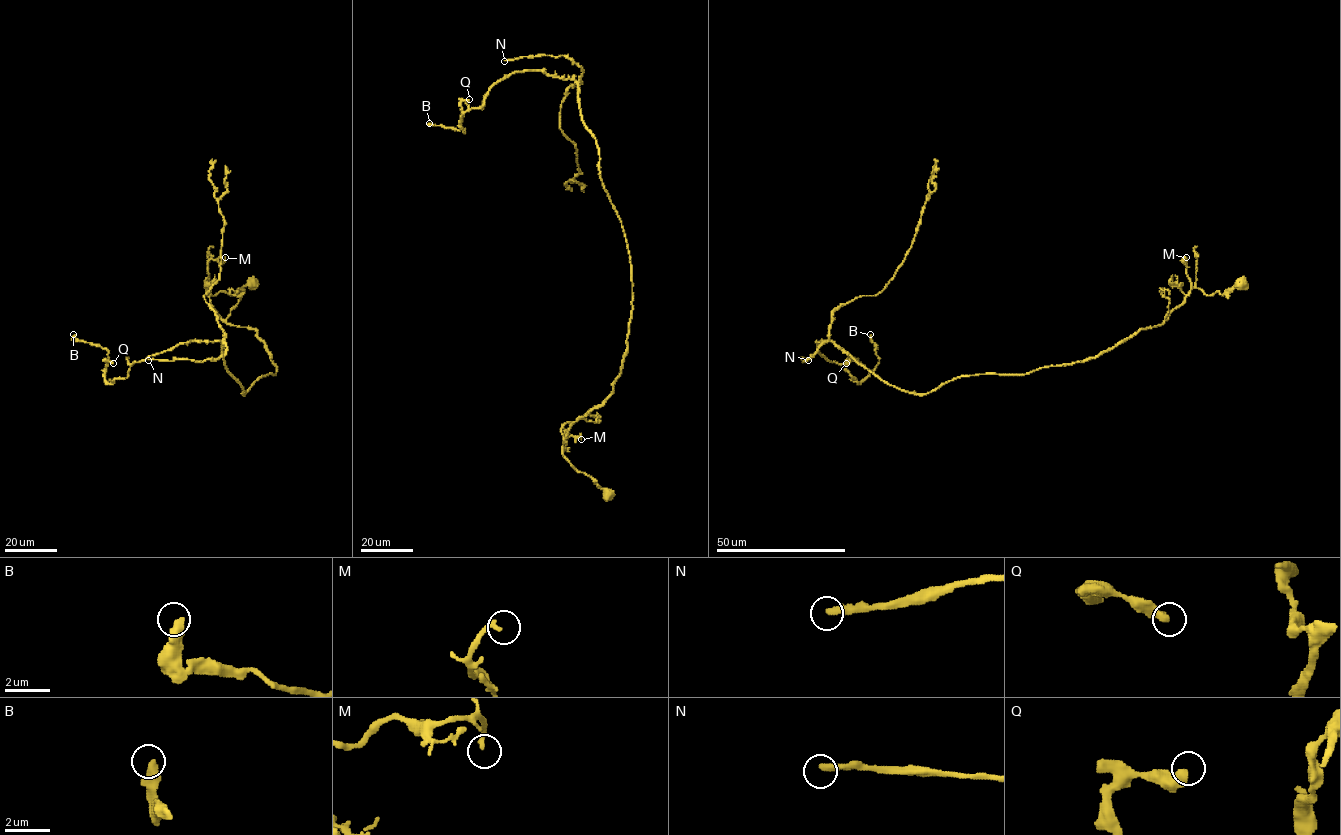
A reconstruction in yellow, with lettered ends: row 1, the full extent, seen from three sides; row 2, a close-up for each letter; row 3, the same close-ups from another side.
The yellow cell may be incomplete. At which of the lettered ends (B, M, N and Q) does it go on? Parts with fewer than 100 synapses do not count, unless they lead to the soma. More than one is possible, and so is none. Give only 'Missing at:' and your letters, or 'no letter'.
Missing at: N

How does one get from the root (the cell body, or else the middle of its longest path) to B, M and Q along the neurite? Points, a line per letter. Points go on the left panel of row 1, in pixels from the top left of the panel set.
B: (251, 284), (206, 288), (276, 366), (244, 394), (221, 340), (179, 343), (109, 383), (108, 351), (73, 334)
M: (251, 284), (231, 295), (212, 295), (206, 288), (208, 294), (207, 261), (222, 263), (225, 257)
Q: (251, 284), (206, 288), (276, 366), (244, 394), (221, 340), (179, 343), (109, 383), (104, 360), (113, 363)

